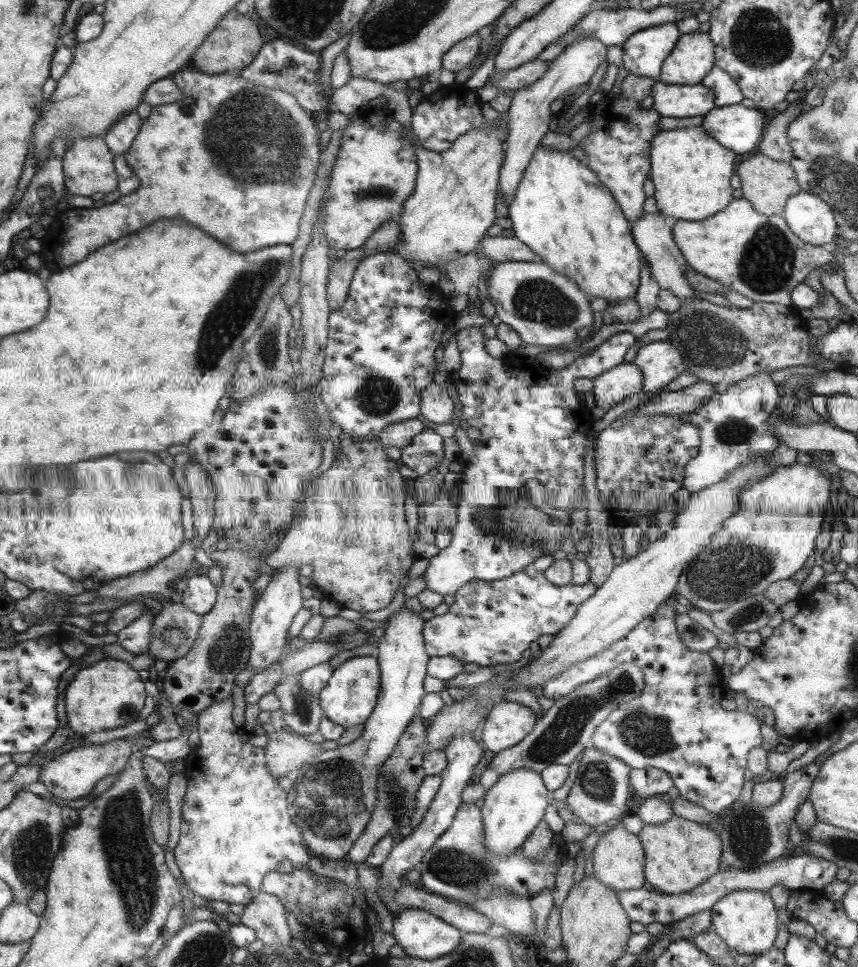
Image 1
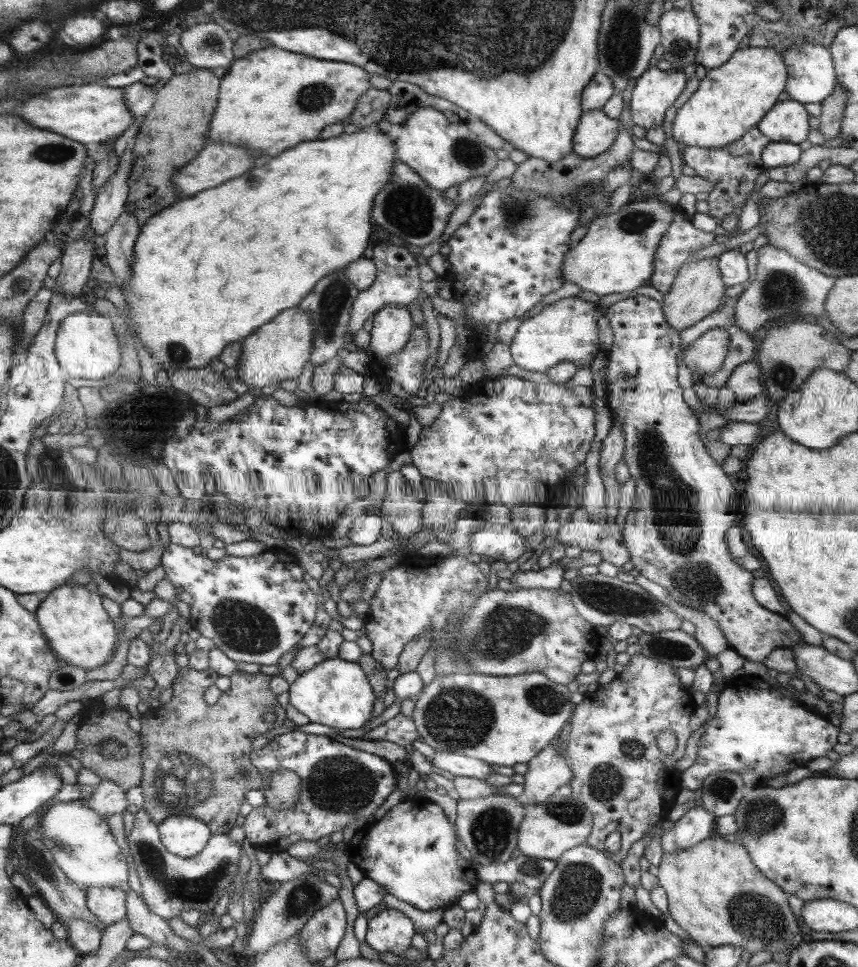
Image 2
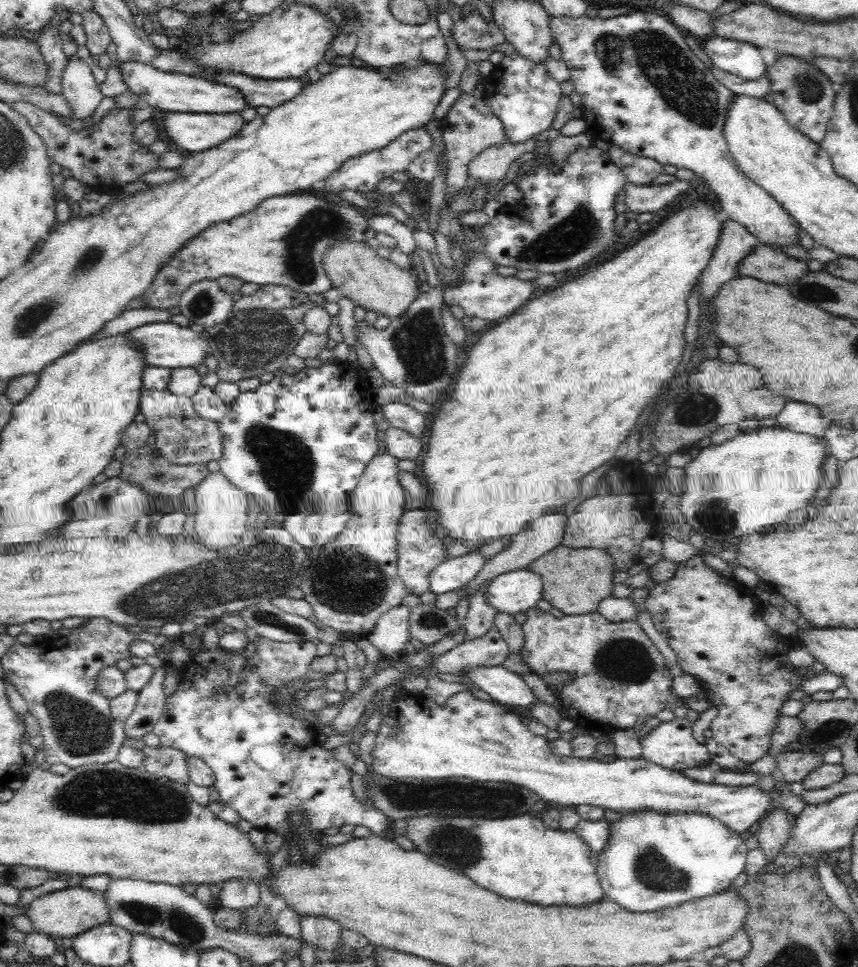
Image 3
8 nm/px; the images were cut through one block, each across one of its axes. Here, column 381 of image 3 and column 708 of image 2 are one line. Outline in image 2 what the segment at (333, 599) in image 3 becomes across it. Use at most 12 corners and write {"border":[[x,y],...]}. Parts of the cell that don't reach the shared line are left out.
{"border":[[638,295],[603,314],[641,576],[744,661],[801,647],[727,551],[739,496]]}

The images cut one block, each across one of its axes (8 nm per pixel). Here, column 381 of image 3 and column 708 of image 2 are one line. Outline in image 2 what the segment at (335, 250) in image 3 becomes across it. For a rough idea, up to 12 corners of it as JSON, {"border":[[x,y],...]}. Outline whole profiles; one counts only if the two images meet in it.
{"border":[[717,257],[687,259],[662,312],[679,332],[717,309]]}

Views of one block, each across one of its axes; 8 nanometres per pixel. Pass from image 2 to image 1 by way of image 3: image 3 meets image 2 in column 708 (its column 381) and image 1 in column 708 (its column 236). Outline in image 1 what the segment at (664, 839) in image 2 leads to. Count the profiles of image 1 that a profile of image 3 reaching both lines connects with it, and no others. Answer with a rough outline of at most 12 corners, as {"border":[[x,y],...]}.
{"border":[[675,593],[625,639],[542,686],[561,698],[623,663],[639,696],[589,746],[657,768],[709,814],[741,792],[761,720],[723,710]]}

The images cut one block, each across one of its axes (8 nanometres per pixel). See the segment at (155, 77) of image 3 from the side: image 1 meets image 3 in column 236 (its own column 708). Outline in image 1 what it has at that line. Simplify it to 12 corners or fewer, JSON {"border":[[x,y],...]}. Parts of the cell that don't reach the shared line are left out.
{"border":[[702,83],[651,85],[661,117],[701,116],[714,107]]}

